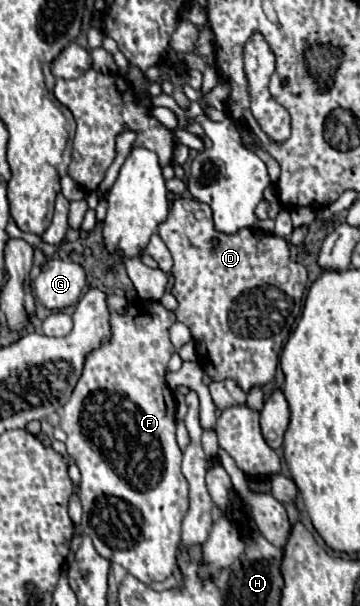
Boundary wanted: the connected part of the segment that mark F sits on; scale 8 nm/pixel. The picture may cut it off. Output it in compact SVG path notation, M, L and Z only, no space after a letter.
M149 300L129 304L123 316L111 312L113 336L87 356L81 380L63 406L61 416L61 428L67 434L67 454L81 470L79 498L83 504L83 520L79 528L93 540L95 550L103 558L121 564L145 584L165 582L173 574L177 546L181 542L181 522L189 508L189 488L181 472L181 450L175 440L175 400L165 384L165 368L175 352L169 340L173 322L173 312Z

